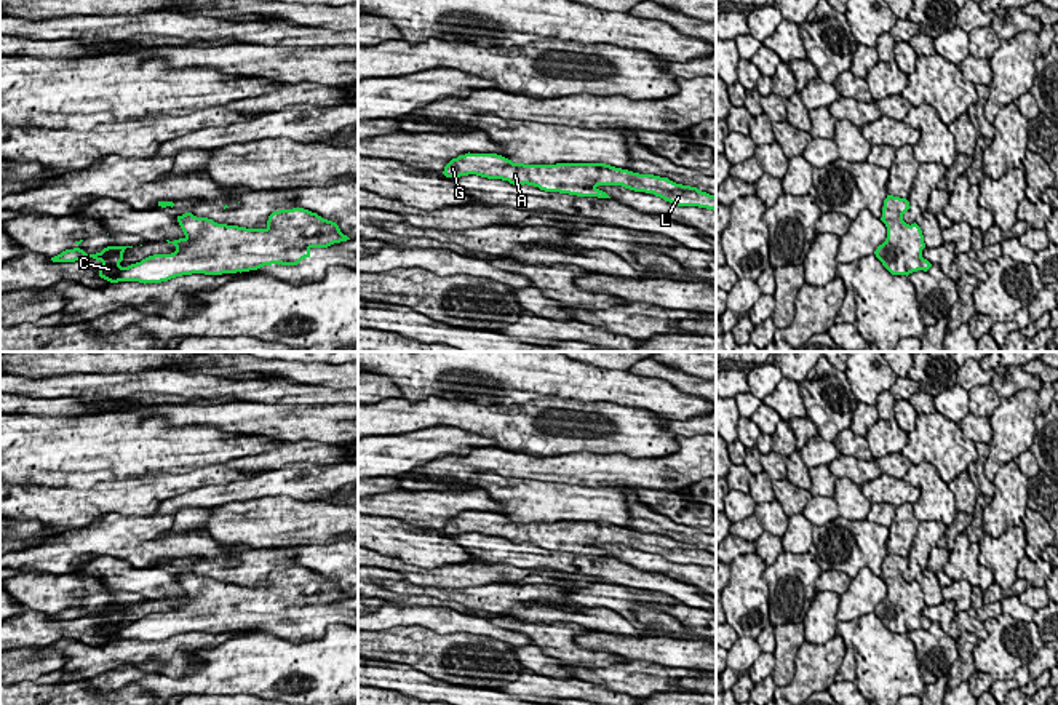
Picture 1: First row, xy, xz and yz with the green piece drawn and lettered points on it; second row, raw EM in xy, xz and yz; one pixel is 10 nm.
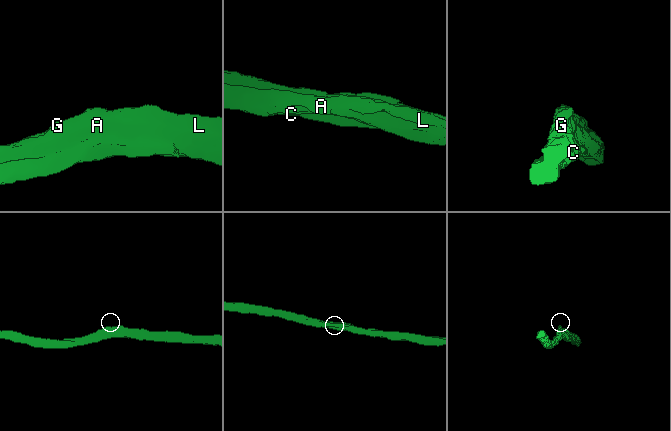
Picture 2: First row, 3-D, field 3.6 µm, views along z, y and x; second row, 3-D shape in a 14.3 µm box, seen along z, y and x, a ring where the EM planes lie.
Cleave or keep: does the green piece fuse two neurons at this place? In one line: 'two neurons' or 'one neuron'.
one neuron

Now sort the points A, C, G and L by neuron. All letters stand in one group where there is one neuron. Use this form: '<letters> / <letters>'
A C G L

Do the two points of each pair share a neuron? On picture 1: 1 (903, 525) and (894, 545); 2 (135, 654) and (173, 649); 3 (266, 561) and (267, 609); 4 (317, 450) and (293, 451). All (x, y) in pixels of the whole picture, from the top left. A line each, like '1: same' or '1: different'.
1: same
2: same
3: different
4: same

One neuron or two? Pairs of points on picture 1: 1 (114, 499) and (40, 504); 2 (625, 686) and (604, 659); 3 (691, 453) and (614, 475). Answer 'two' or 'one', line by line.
1: one
2: two
3: one

